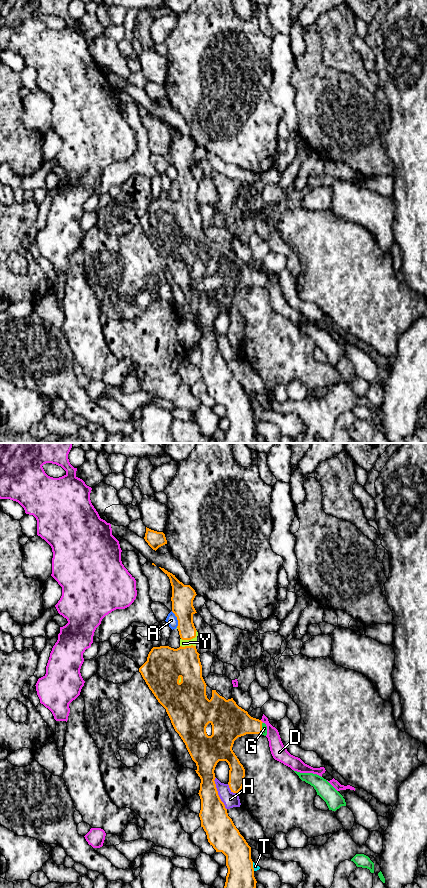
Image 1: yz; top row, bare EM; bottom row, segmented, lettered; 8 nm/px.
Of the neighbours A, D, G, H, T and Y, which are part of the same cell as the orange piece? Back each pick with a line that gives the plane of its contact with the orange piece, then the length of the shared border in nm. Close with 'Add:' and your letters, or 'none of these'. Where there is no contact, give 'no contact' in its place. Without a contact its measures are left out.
G: meets orange in yz; contact 100 nm long
Y: meets orange in yz; contact 150 nm long
Add: G, Y

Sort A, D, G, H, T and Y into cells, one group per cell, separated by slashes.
A / D / G Y / H / T

